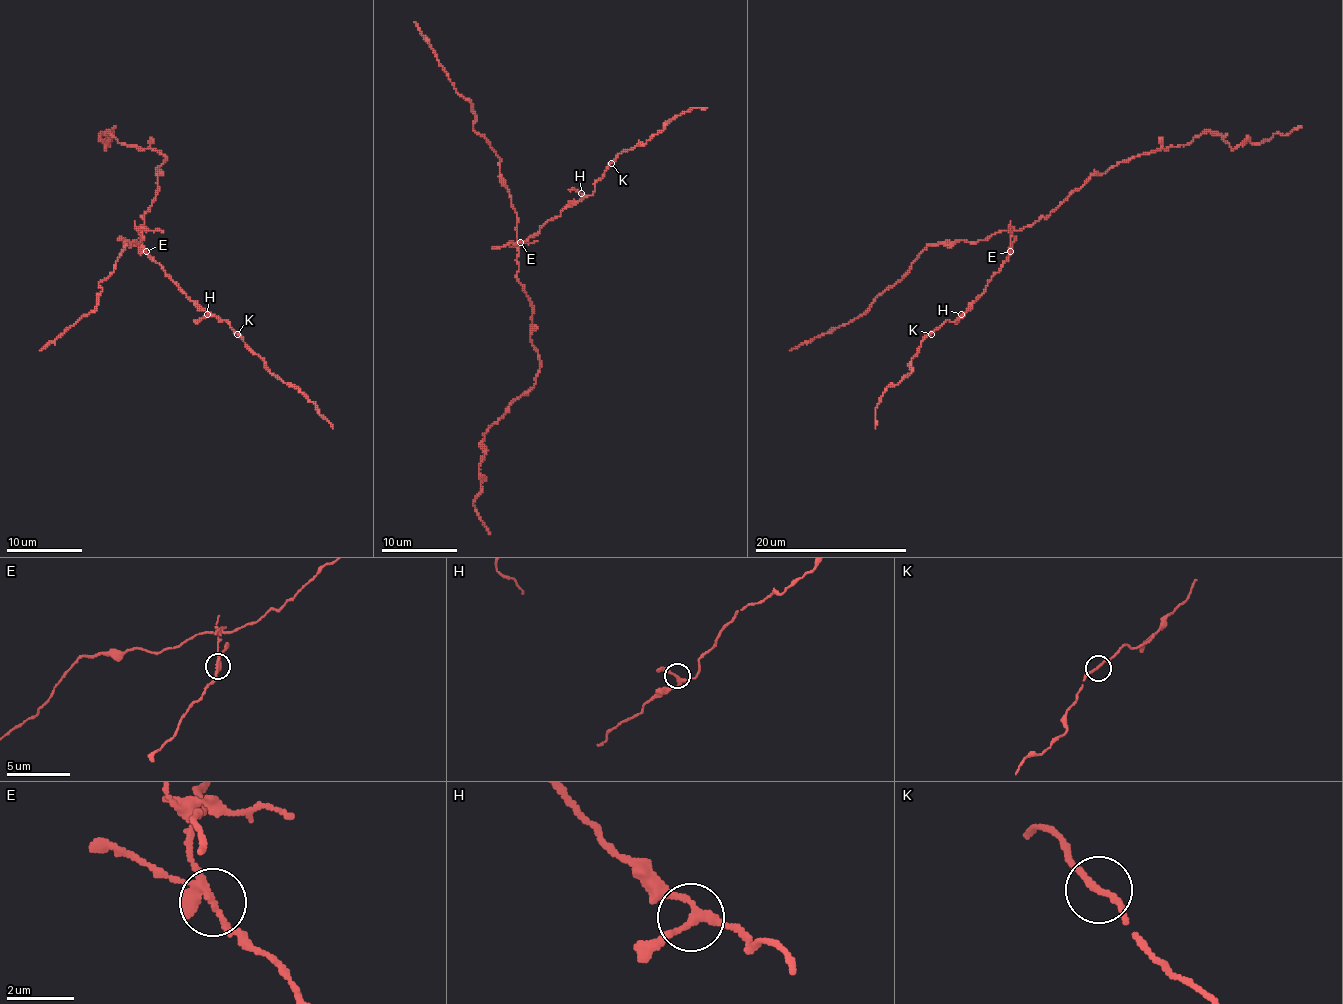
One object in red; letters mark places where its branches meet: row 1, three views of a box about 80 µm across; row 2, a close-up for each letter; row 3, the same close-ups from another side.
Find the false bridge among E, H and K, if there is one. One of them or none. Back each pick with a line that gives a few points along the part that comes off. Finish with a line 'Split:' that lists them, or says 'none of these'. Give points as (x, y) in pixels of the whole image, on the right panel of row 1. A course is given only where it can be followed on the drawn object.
E: foreign part runs (1010, 251), (1014, 230), (1031, 227), (1092, 175), (1130, 158), (1189, 143), (1208, 131), (1237, 149), (1301, 126)
Split: E

